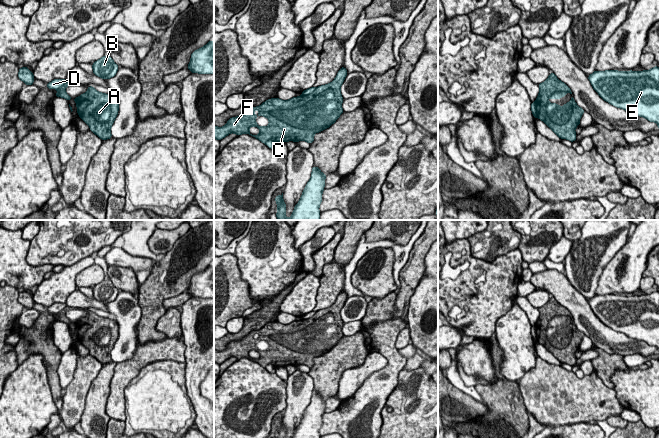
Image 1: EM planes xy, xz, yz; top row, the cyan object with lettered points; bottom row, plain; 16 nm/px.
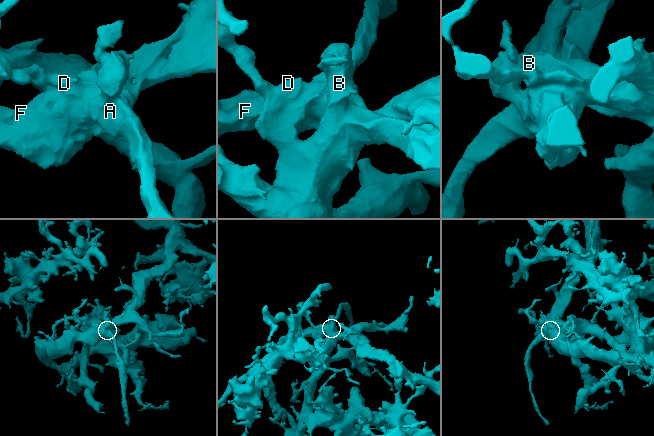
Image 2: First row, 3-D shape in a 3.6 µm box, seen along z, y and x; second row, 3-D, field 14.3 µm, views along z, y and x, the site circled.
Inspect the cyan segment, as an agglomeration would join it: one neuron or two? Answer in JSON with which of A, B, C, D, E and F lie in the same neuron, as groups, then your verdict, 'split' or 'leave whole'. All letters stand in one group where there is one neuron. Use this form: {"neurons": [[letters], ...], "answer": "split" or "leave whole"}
{"neurons": [["A", "C", "F"], ["B", "D", "E"]], "answer": "split"}

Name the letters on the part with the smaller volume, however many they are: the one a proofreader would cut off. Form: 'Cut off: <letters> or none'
Cut off: A, C, F

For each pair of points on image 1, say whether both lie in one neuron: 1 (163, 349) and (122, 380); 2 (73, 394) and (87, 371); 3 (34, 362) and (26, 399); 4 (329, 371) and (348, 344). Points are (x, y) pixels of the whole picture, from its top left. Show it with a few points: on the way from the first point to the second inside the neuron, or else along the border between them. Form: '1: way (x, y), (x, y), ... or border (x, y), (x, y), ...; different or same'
1: way (152, 351), (147, 353), (131, 369); same
2: way (78, 388), (83, 377); same
3: way (32, 371), (26, 390); same
4: way (333, 364), (346, 351); same

